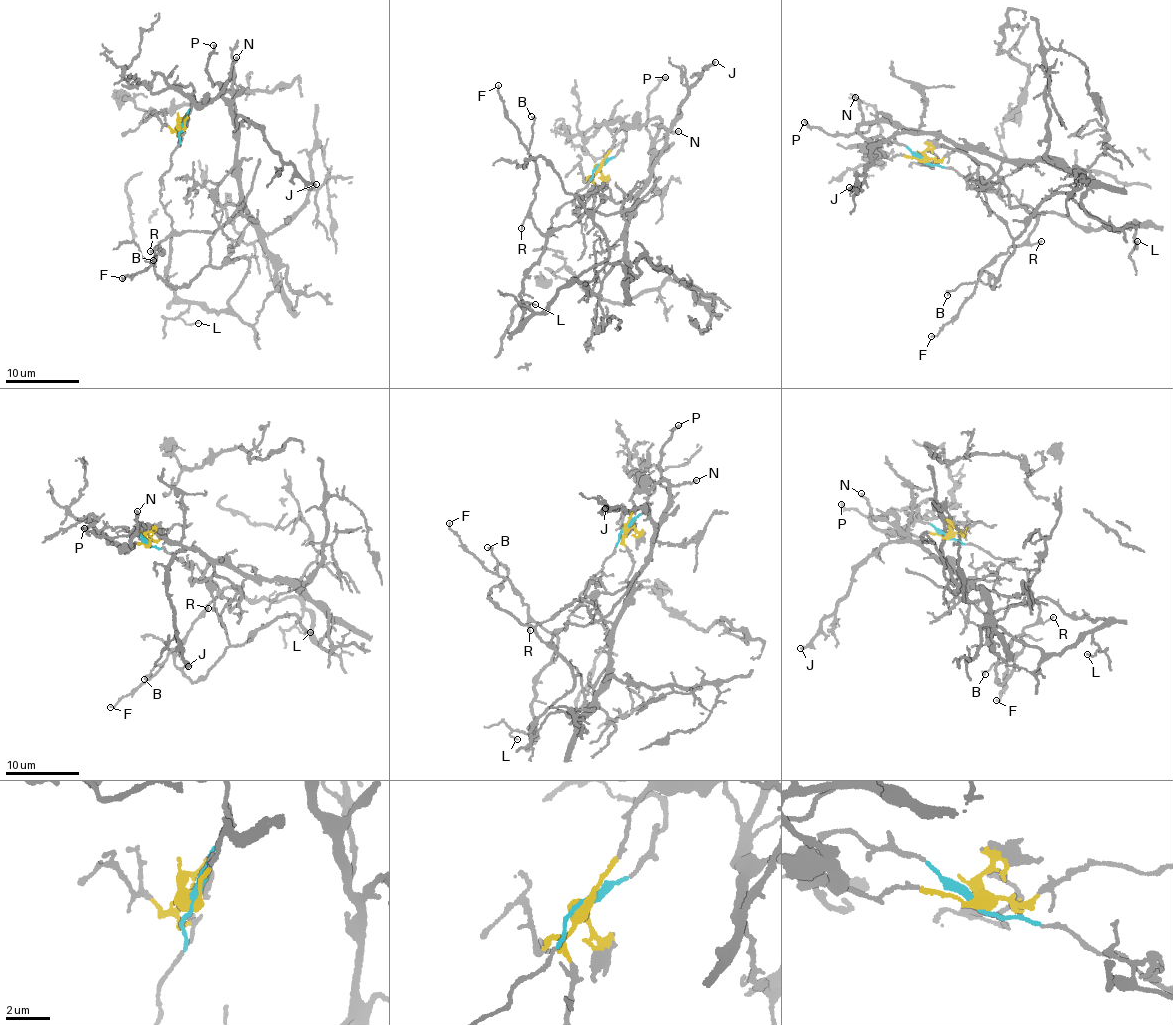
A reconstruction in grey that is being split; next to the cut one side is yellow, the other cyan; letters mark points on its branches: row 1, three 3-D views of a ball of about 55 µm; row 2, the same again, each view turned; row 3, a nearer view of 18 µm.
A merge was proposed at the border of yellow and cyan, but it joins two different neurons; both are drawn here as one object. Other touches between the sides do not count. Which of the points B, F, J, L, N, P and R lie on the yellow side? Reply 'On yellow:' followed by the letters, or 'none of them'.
On yellow: J, N, P

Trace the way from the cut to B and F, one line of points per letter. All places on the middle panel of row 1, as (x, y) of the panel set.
B: (599, 165), (560, 207), (547, 229), (552, 232), (543, 233), (530, 208), (538, 178), (529, 151), (532, 116)
F: (599, 165), (560, 207), (547, 229), (552, 232), (543, 233), (530, 208), (536, 164), (497, 85)

